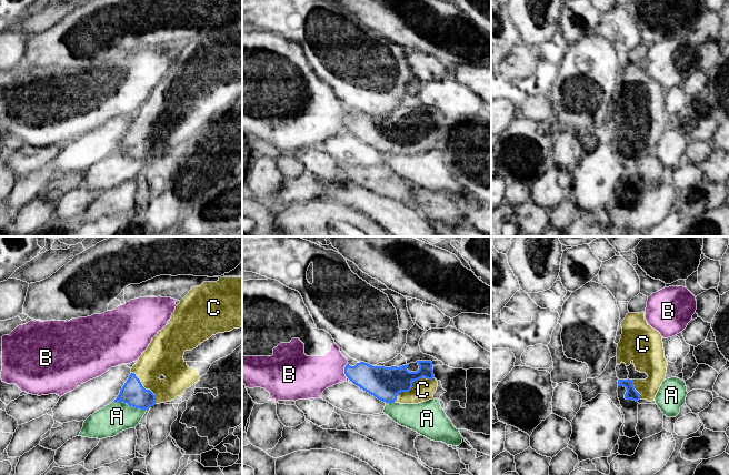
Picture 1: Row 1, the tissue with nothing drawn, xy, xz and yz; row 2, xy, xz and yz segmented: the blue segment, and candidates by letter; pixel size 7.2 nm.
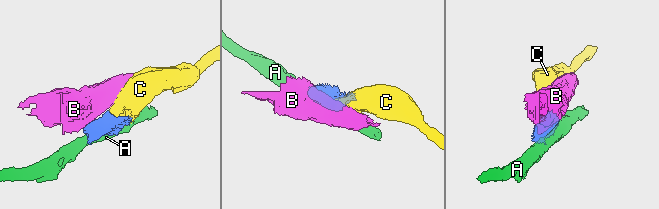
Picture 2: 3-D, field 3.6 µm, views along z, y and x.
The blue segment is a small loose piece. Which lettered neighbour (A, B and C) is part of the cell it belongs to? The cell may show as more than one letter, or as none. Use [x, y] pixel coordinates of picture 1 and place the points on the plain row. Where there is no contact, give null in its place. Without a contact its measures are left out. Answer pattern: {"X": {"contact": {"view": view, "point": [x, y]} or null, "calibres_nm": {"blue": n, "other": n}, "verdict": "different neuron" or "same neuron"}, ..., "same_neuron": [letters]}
{"A": {"contact": {"view": "xy", "point": [130, 157]}, "calibres_nm": {"blue": 170, "other": 220}, "verdict": "different neuron"}, "B": {"contact": {"view": "xz", "point": [345, 121]}, "calibres_nm": {"blue": 220, "other": 280}, "verdict": "different neuron"}, "C": {"contact": {"view": "xz", "point": [410, 140]}, "calibres_nm": {"blue": 240, "other": 160}, "verdict": "same neuron"}, "same_neuron": ["C"]}

